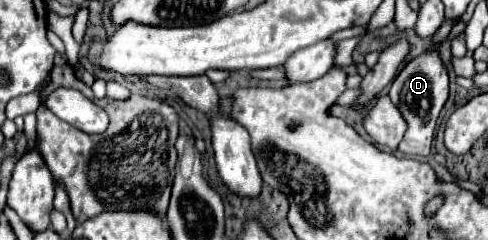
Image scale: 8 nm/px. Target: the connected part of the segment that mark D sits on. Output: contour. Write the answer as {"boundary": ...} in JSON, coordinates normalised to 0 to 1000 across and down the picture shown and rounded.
{"boundary":[[[891,204],[838,254],[830,271],[830,288],[814,313],[814,329],[801,354],[797,404],[801,404],[805,438],[814,438],[814,454],[822,463],[822,479],[830,488],[830,513],[834,513],[834,546],[830,546],[830,571],[822,588],[822,613],[818,613],[822,638],[879,646],[895,488],[916,421],[916,388],[920,388],[916,288],[904,271],[904,246],[900,246]]]}

